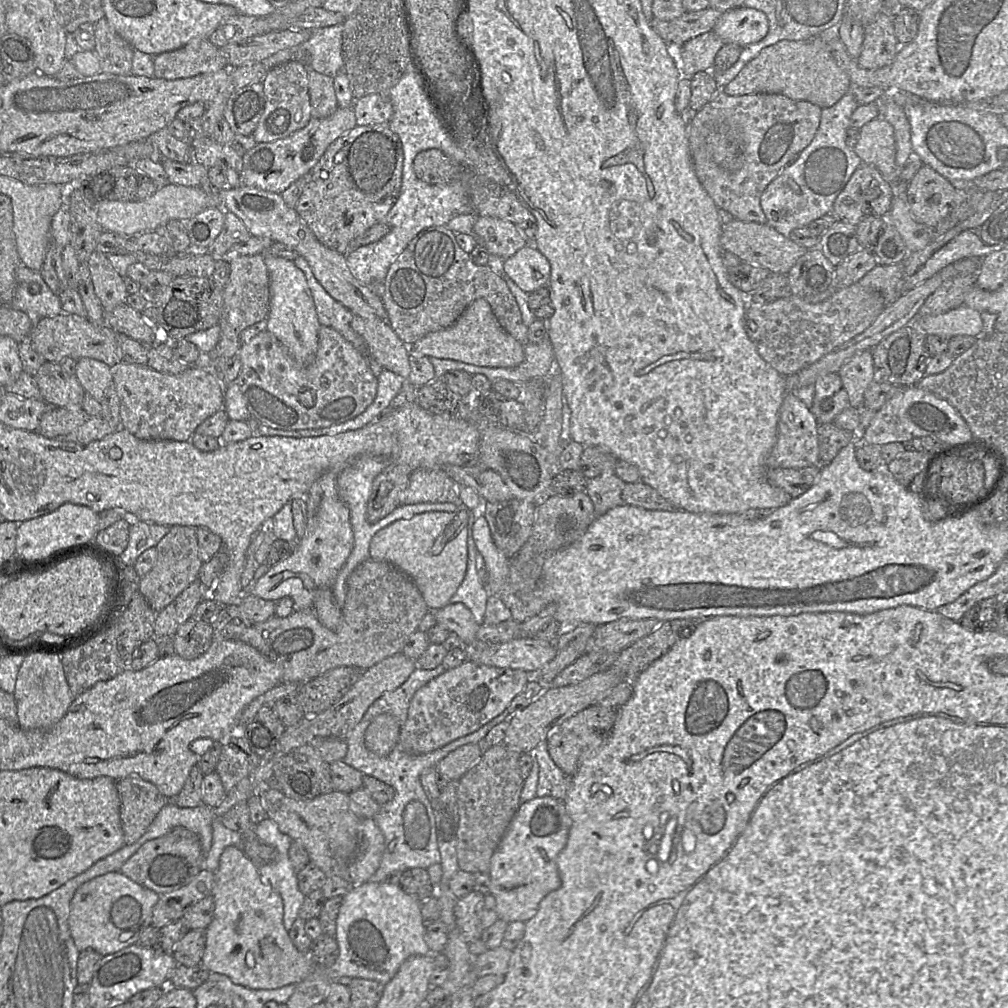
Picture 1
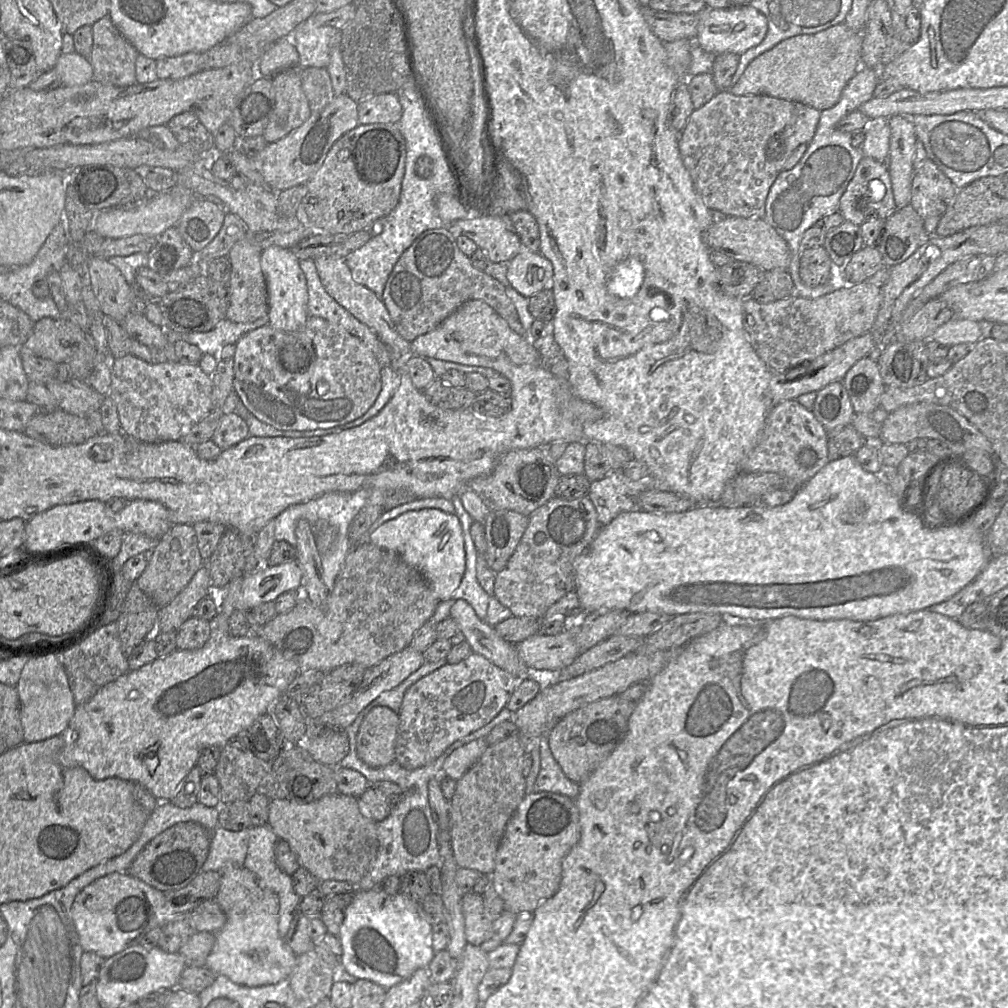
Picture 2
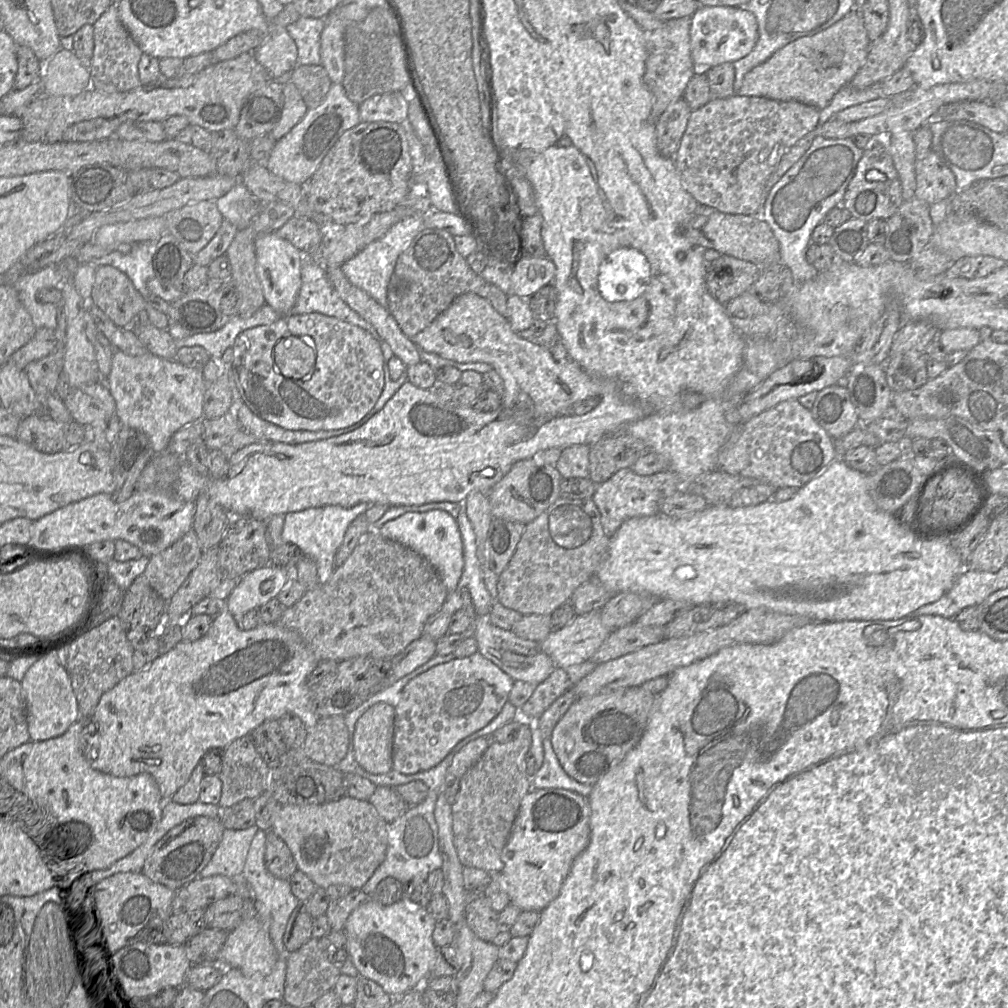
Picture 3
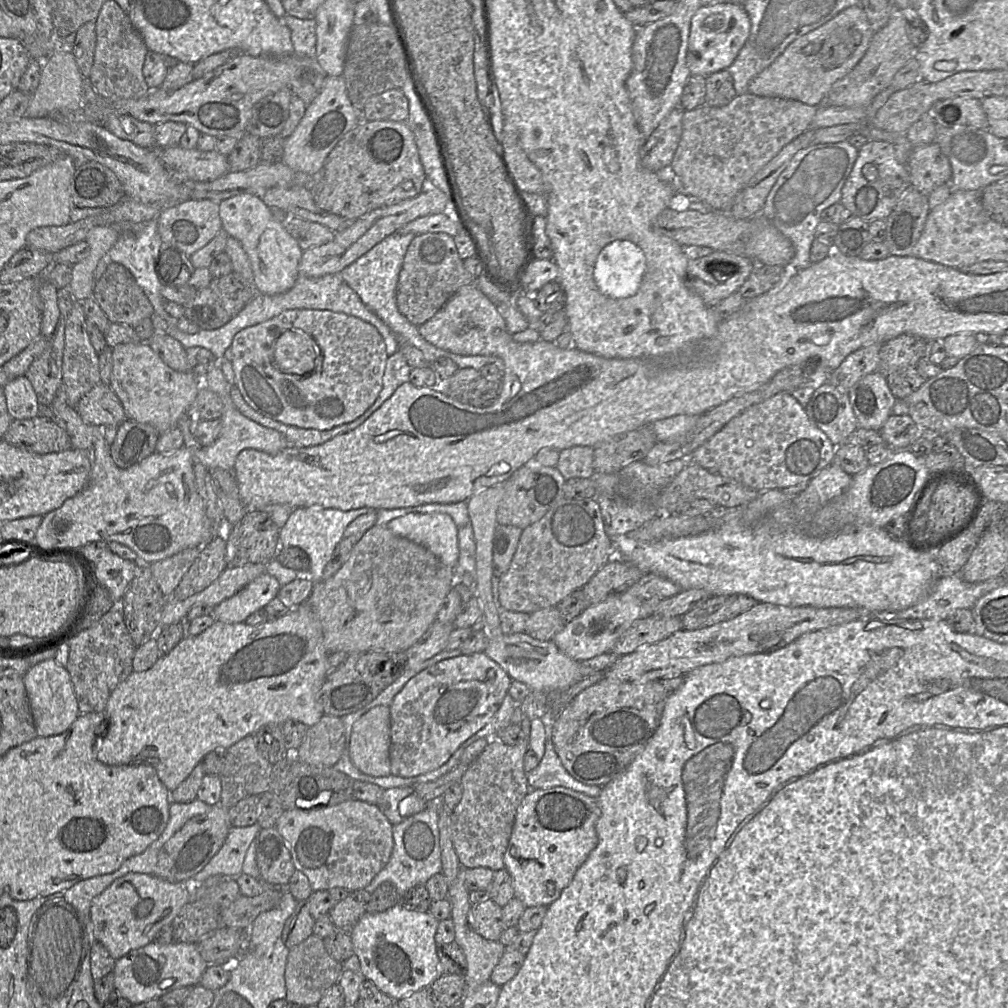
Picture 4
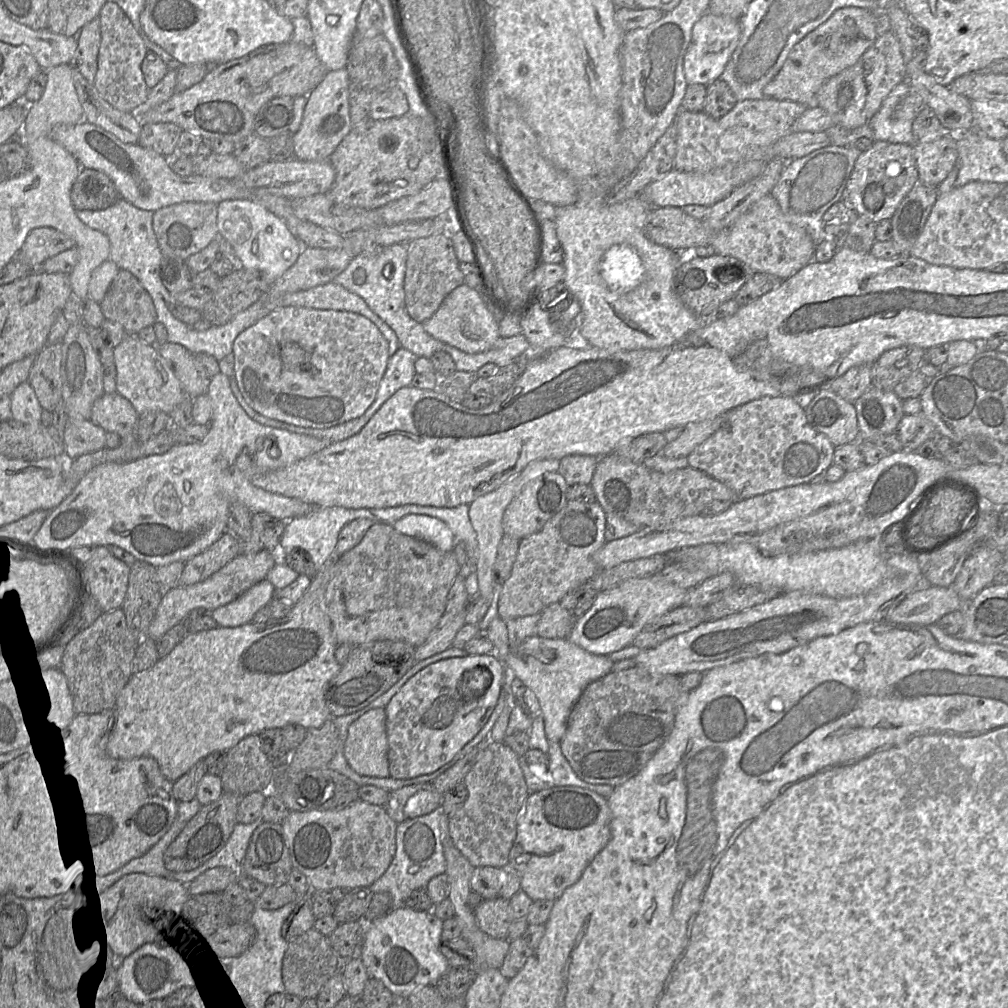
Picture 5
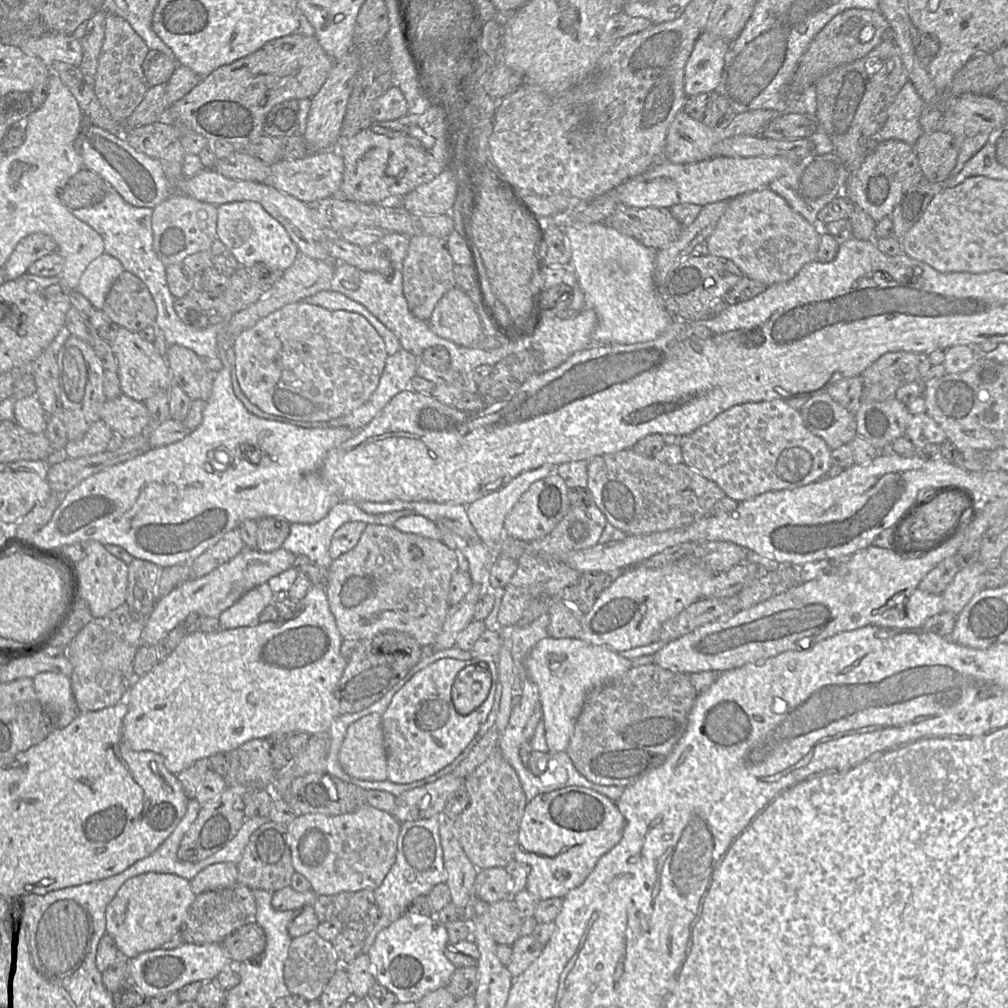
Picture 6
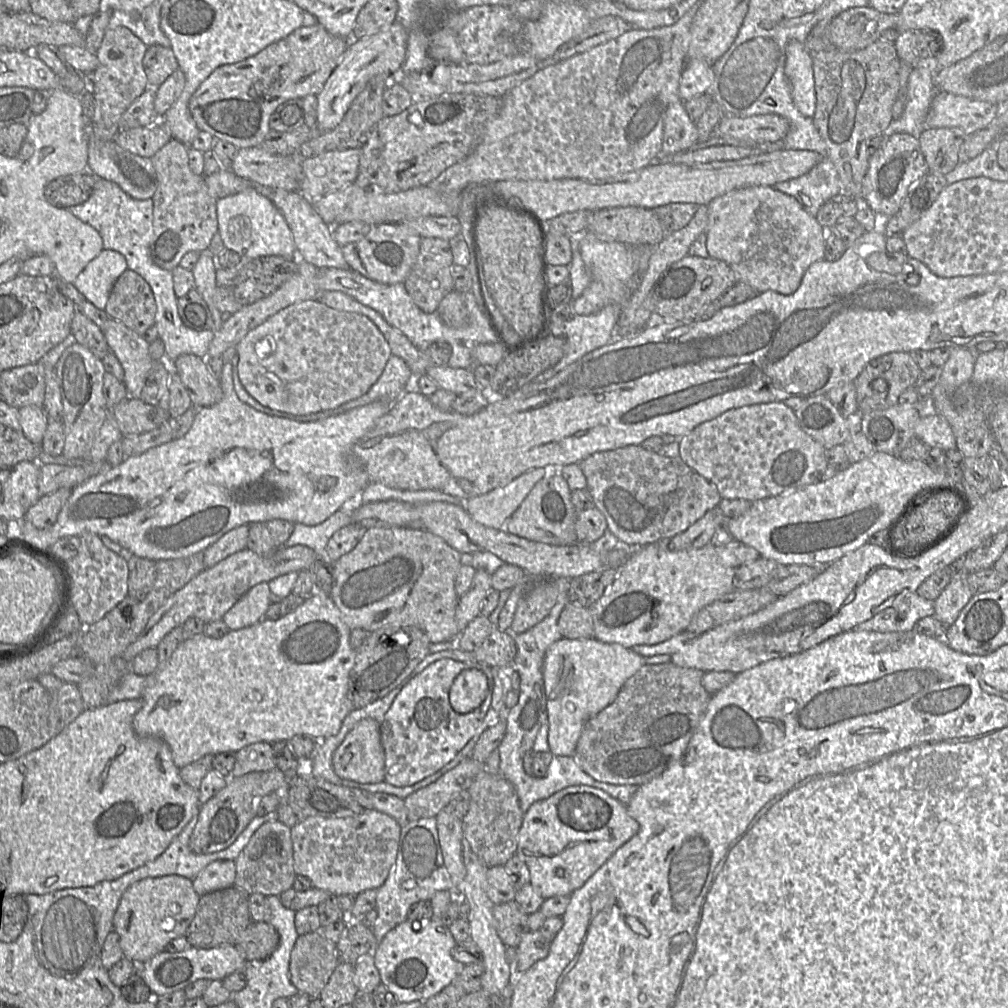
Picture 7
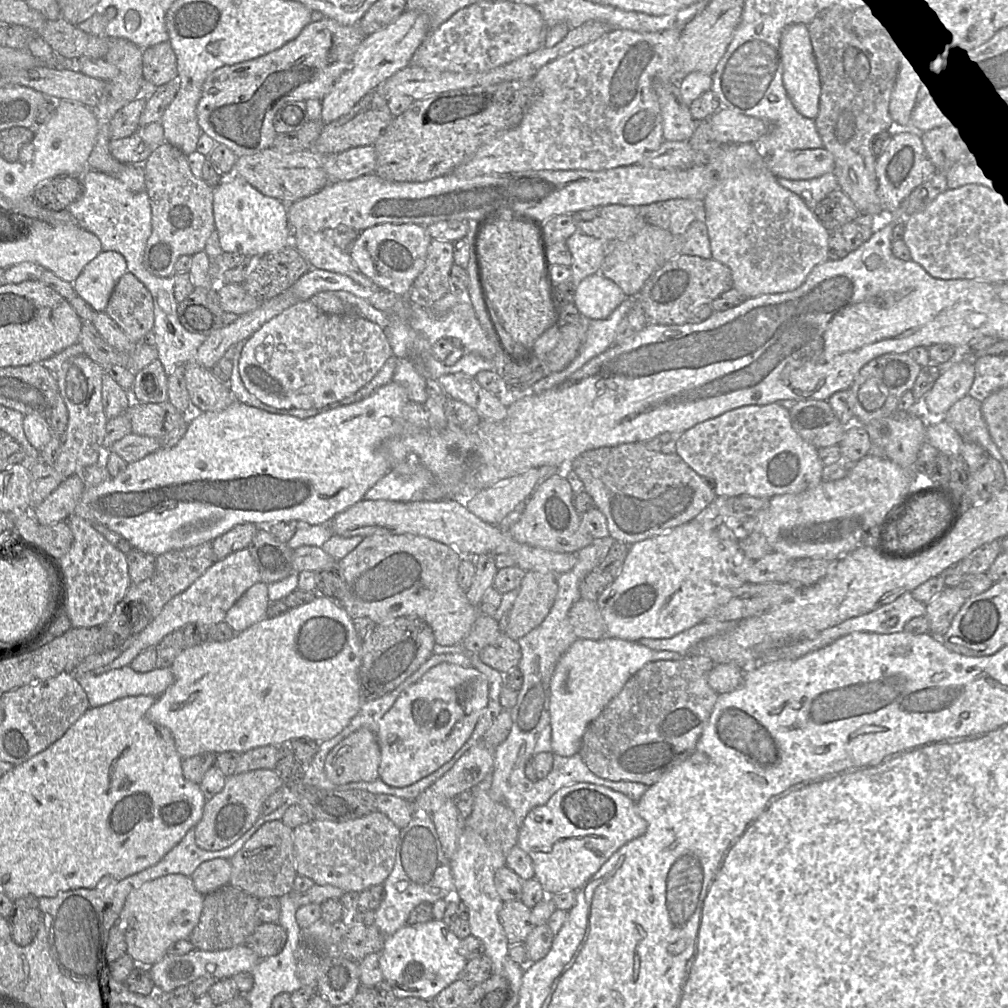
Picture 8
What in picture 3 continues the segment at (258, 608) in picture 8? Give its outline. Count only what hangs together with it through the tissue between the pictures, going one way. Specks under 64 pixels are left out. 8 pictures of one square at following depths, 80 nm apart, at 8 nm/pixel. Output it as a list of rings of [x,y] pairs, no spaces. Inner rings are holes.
[[[268,564],[252,570],[238,580],[226,599],[227,609],[233,616],[258,609],[276,598],[289,580],[289,571],[285,567]]]

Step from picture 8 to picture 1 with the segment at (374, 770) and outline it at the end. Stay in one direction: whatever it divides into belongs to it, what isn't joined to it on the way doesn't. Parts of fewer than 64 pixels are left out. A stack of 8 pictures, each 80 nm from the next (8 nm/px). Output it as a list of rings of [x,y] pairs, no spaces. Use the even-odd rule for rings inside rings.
[[[391,714],[376,716],[365,731],[365,745],[378,756],[387,756],[399,741],[401,725]]]

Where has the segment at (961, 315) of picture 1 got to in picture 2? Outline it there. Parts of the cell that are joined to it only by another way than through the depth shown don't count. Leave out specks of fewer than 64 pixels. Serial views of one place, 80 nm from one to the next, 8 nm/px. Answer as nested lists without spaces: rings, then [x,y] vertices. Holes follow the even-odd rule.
[[[952,318],[932,334],[931,339],[948,347],[968,343],[974,345],[982,338],[979,322]]]

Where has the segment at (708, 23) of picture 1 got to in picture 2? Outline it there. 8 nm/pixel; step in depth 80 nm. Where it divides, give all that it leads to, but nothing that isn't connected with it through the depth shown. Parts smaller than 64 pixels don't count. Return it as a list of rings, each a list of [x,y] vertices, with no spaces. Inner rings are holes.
[[[641,7],[641,13],[649,28],[663,43],[680,39],[695,39],[699,17],[695,14],[654,11]]]

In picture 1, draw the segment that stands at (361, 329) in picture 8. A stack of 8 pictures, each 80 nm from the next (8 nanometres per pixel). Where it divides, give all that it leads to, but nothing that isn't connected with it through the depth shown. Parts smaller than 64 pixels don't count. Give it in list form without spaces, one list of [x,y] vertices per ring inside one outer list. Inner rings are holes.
[[[320,327],[318,348],[310,364],[297,364],[282,343],[267,330],[242,344],[238,354],[242,367],[234,383],[240,387],[251,417],[272,429],[313,430],[341,424],[363,413],[376,397],[378,379],[368,361],[339,332],[330,327]]]

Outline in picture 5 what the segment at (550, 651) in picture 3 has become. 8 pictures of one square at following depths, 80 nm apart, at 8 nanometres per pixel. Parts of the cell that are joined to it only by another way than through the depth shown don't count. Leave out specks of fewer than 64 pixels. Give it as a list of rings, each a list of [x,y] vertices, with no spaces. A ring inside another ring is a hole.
[[[661,574],[628,579],[602,591],[593,605],[576,622],[567,639],[594,655],[607,655],[632,645],[641,630],[650,622],[683,606],[688,589],[667,580]]]

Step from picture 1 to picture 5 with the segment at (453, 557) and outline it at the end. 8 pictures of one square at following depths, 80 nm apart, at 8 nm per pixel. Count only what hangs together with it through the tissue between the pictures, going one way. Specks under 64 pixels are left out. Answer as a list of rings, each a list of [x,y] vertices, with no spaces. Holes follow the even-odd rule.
[[[407,515],[392,527],[406,536],[428,542],[444,552],[453,551],[456,540],[450,528],[440,519],[425,515]]]

